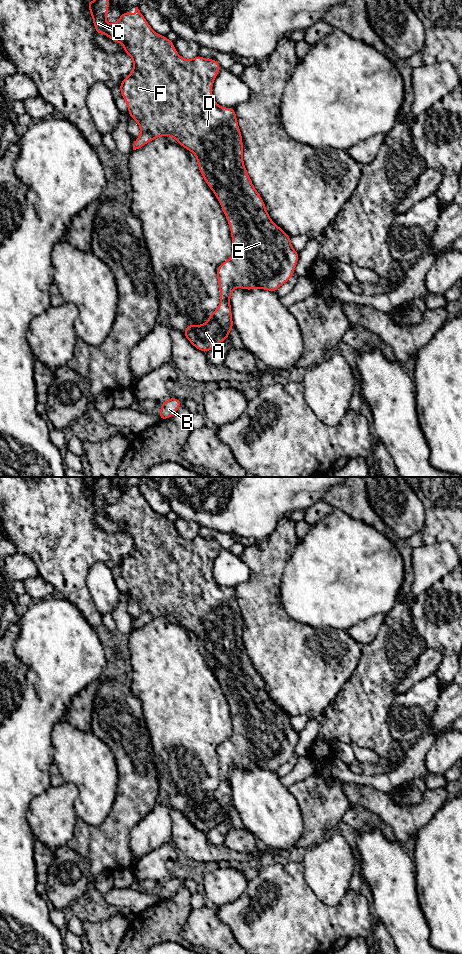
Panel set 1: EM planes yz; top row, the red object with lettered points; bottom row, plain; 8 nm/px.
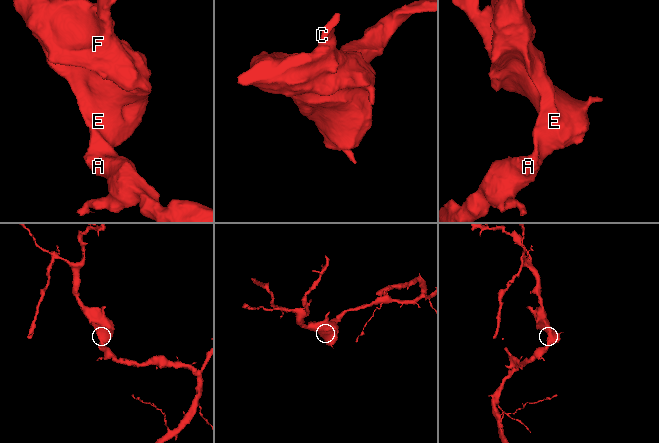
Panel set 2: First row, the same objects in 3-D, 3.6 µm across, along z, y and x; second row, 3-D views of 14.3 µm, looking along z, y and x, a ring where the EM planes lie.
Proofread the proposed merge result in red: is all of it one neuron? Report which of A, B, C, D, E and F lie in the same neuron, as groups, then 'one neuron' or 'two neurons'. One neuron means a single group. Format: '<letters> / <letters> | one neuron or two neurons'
A B C D E F | one neuron

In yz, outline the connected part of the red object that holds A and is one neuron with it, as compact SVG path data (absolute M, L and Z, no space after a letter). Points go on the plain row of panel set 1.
M97 477L88 481L87 486L91 493L95 513L103 513L115 523L123 523L126 534L133 540L133 550L119 565L121 575L127 583L128 595L140 607L140 615L134 621L133 630L139 629L148 622L161 616L171 616L185 629L191 631L197 638L197 646L205 662L218 679L223 693L227 698L232 717L233 732L231 737L218 745L217 760L220 770L220 783L217 789L208 795L208 802L203 805L186 806L183 815L198 830L207 833L221 822L229 818L229 811L234 808L230 776L236 767L244 770L260 768L277 773L278 768L289 761L294 755L299 739L299 732L291 726L291 717L277 706L266 691L265 683L247 653L243 643L242 615L237 603L235 588L220 587L212 575L213 562L221 550L219 542L213 538L207 540L200 535L194 539L184 539L176 531L174 522L166 516L157 514L142 495L138 487L135 496L127 491L120 495L118 501L109 505L106 495L109 490L109 478Z

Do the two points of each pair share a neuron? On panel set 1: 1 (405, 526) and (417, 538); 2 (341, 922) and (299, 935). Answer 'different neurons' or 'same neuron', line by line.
1: different neurons
2: same neuron

